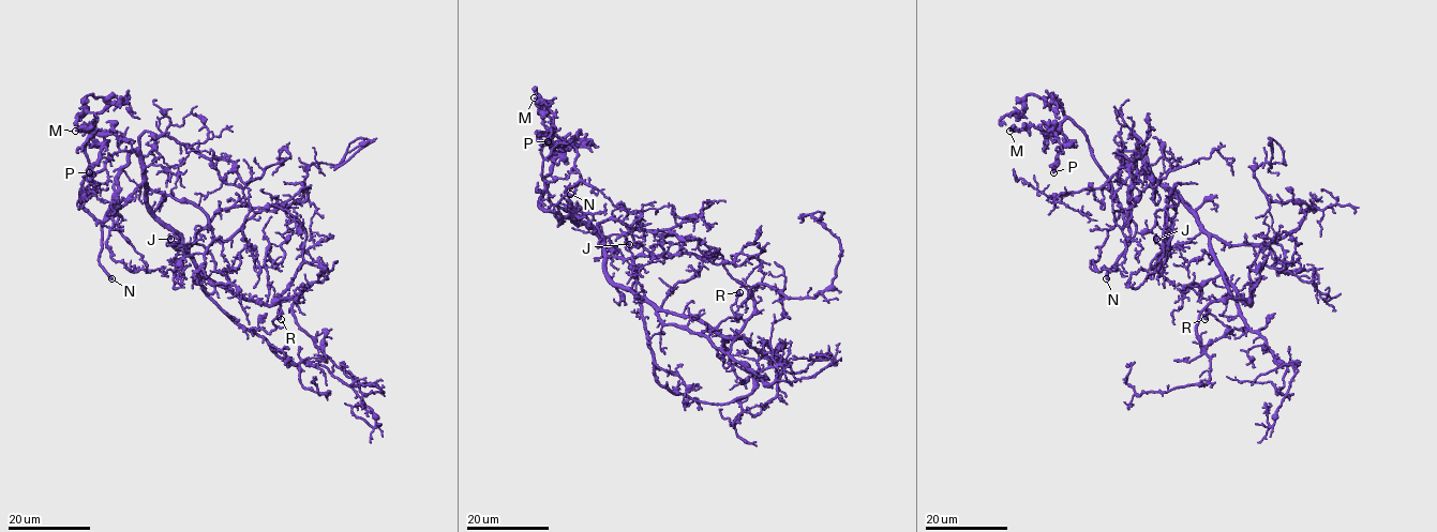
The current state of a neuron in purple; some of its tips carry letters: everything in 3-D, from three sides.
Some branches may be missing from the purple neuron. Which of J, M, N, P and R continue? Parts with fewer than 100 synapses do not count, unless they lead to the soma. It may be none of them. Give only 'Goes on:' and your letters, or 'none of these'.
Goes on: N

